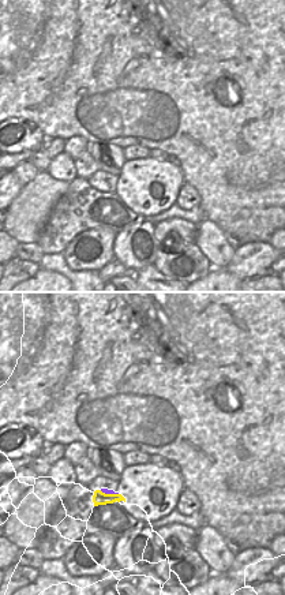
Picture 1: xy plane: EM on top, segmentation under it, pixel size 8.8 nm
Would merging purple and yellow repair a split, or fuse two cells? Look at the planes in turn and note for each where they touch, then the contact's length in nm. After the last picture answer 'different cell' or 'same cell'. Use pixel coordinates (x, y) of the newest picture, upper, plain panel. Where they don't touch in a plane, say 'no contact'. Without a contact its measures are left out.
contact (109, 187); length 170 nm

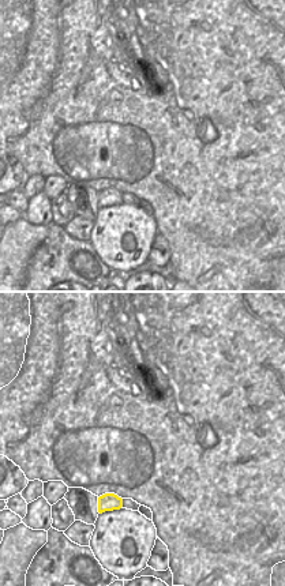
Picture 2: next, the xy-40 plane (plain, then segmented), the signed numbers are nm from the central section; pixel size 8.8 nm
no contact

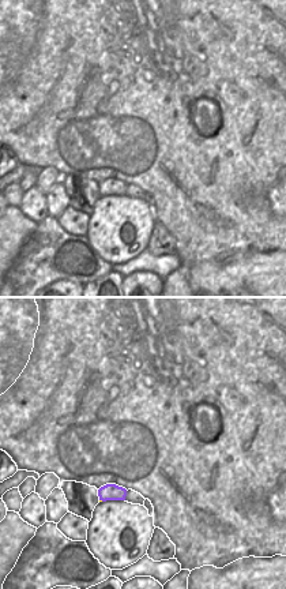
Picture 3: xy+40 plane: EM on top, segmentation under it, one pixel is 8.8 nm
contact (101, 194); length 40 nm

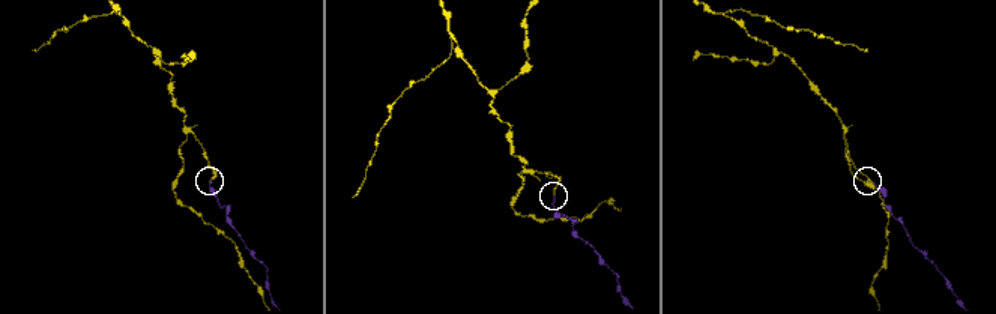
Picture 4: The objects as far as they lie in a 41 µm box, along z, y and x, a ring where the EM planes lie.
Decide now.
same cell

